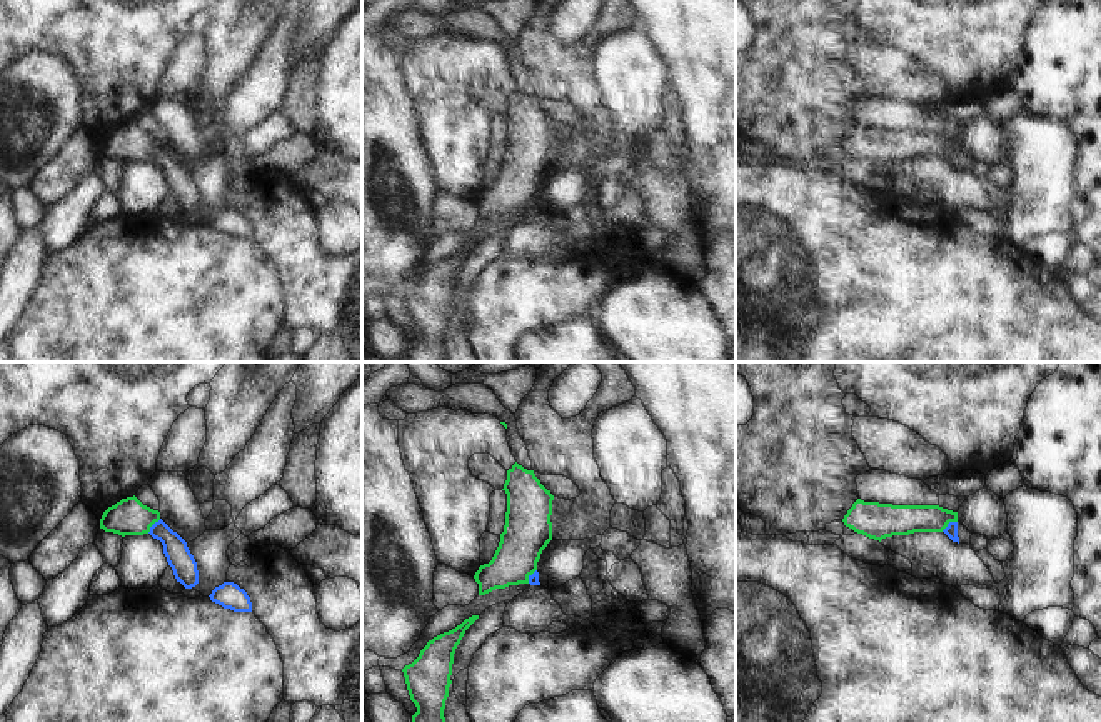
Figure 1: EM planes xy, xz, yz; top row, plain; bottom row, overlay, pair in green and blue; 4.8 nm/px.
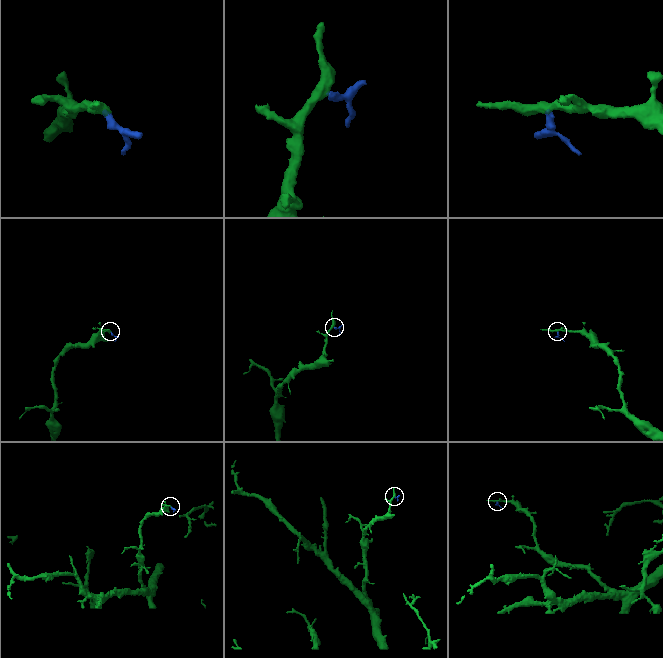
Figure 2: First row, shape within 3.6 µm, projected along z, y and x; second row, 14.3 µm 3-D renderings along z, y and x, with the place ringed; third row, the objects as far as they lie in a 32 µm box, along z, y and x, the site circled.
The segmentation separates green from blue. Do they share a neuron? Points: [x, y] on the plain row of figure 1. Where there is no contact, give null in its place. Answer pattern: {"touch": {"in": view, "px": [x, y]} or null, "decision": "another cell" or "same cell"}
{"touch": {"in": "yz", "px": [948, 149]}, "decision": "another cell"}

